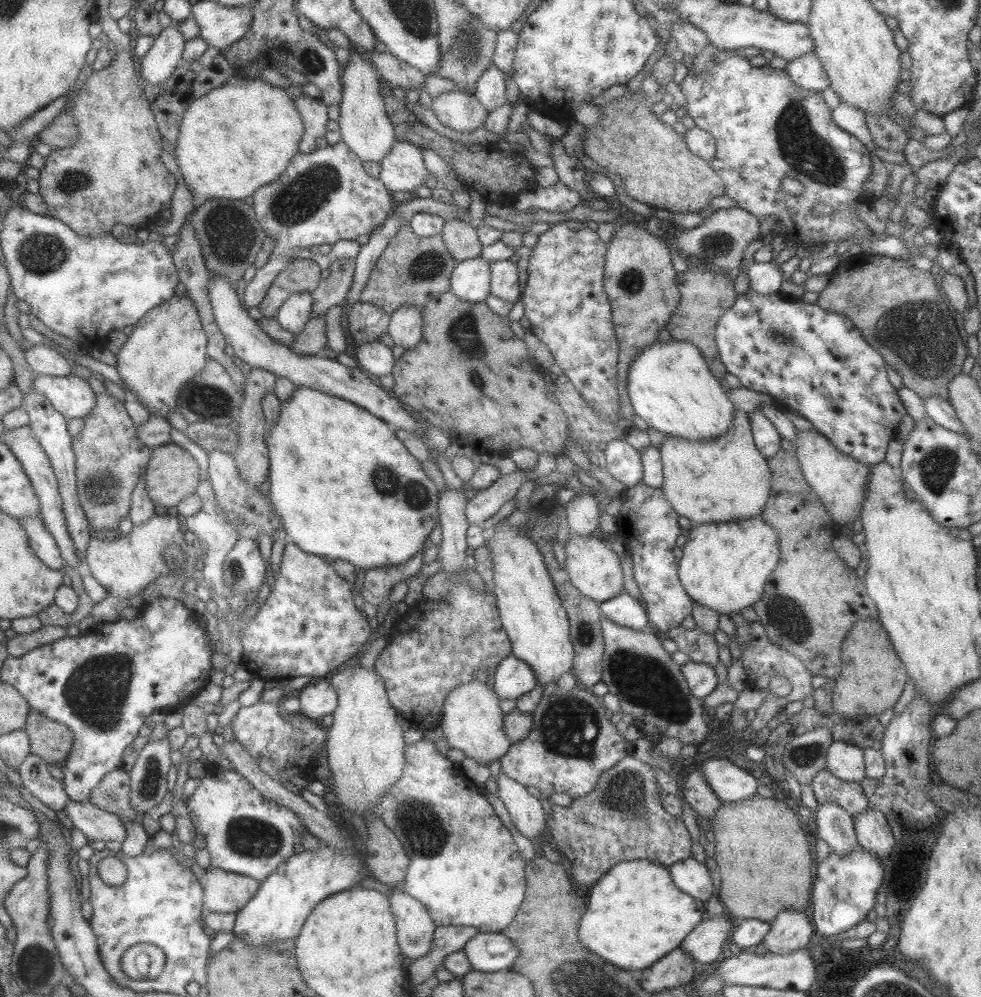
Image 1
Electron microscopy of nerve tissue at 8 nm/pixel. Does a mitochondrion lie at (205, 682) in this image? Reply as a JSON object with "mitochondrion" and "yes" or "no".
{"mitochondrion":"no"}

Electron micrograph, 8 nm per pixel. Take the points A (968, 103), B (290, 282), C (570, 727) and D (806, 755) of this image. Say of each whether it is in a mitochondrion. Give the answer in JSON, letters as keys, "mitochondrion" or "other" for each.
{"A":"other","B":"other","C":"mitochondrion","D":"mitochondrion"}

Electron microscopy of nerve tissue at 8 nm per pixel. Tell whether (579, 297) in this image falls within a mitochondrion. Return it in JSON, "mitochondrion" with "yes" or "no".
{"mitochondrion":"no"}

